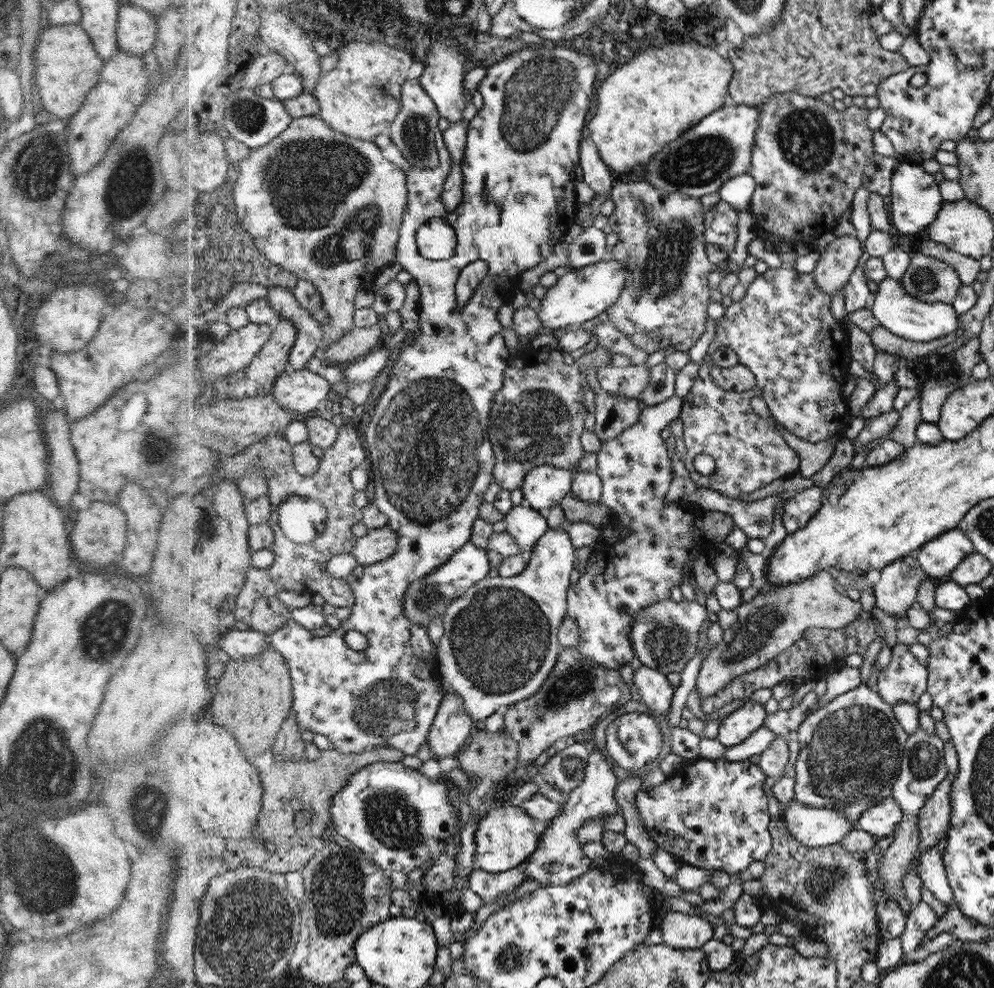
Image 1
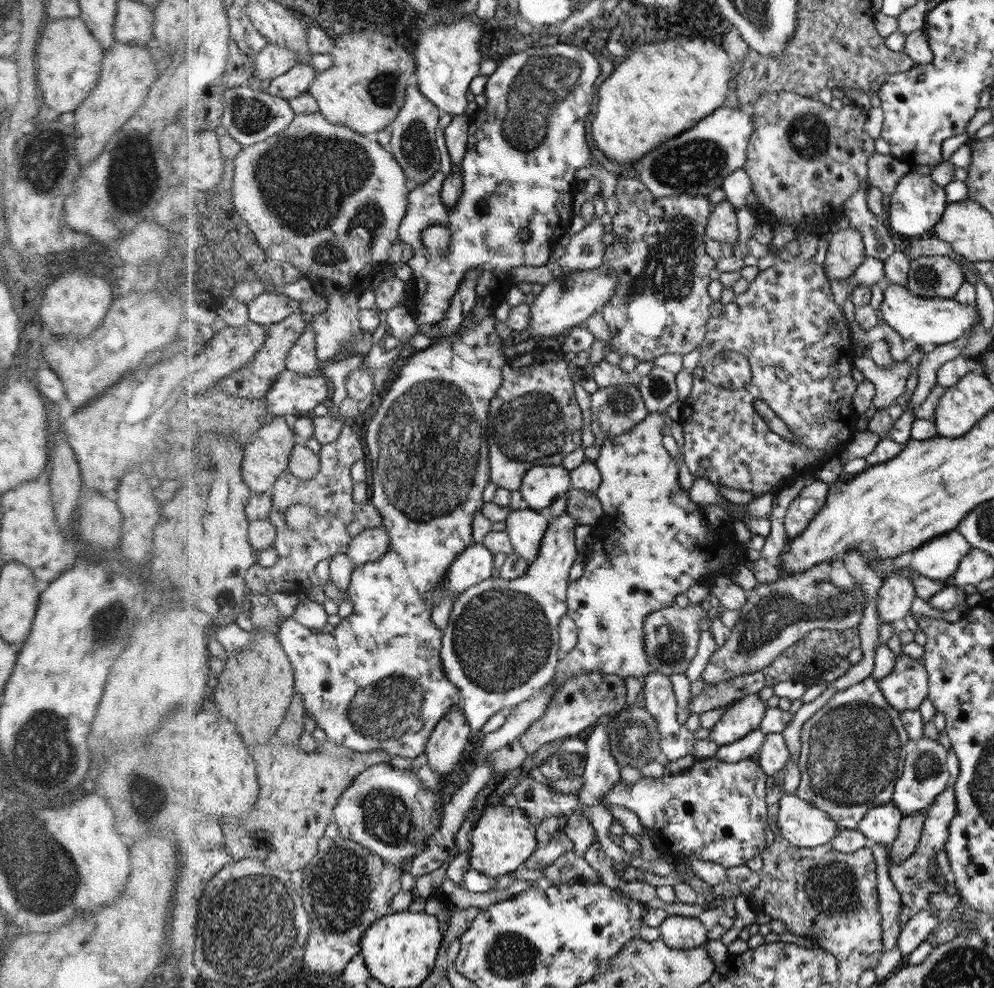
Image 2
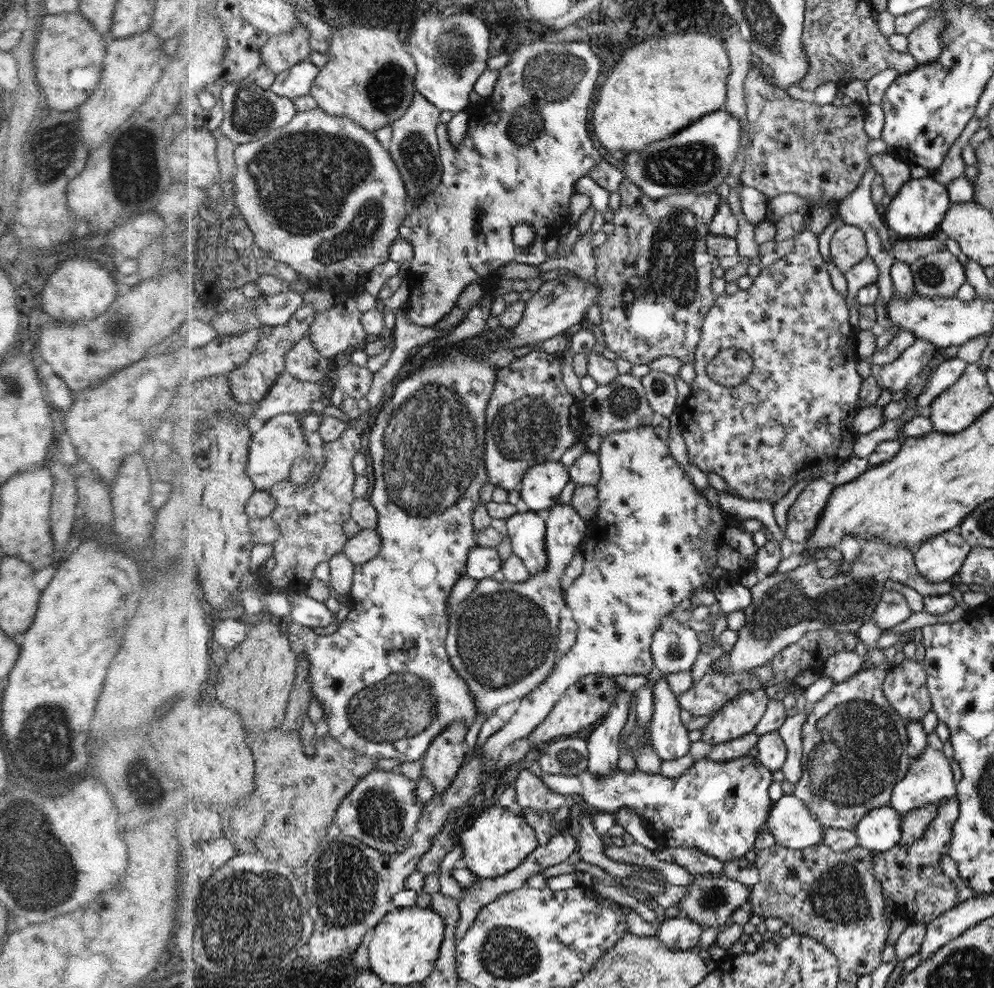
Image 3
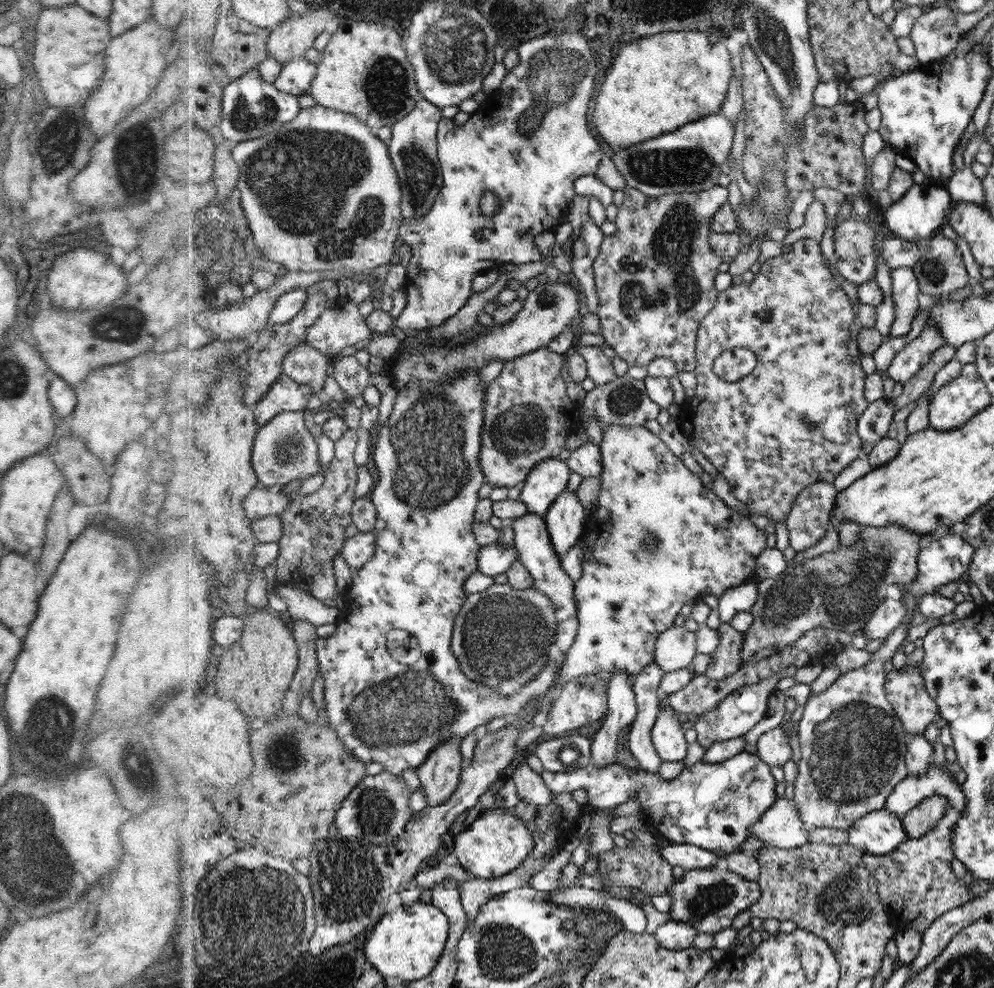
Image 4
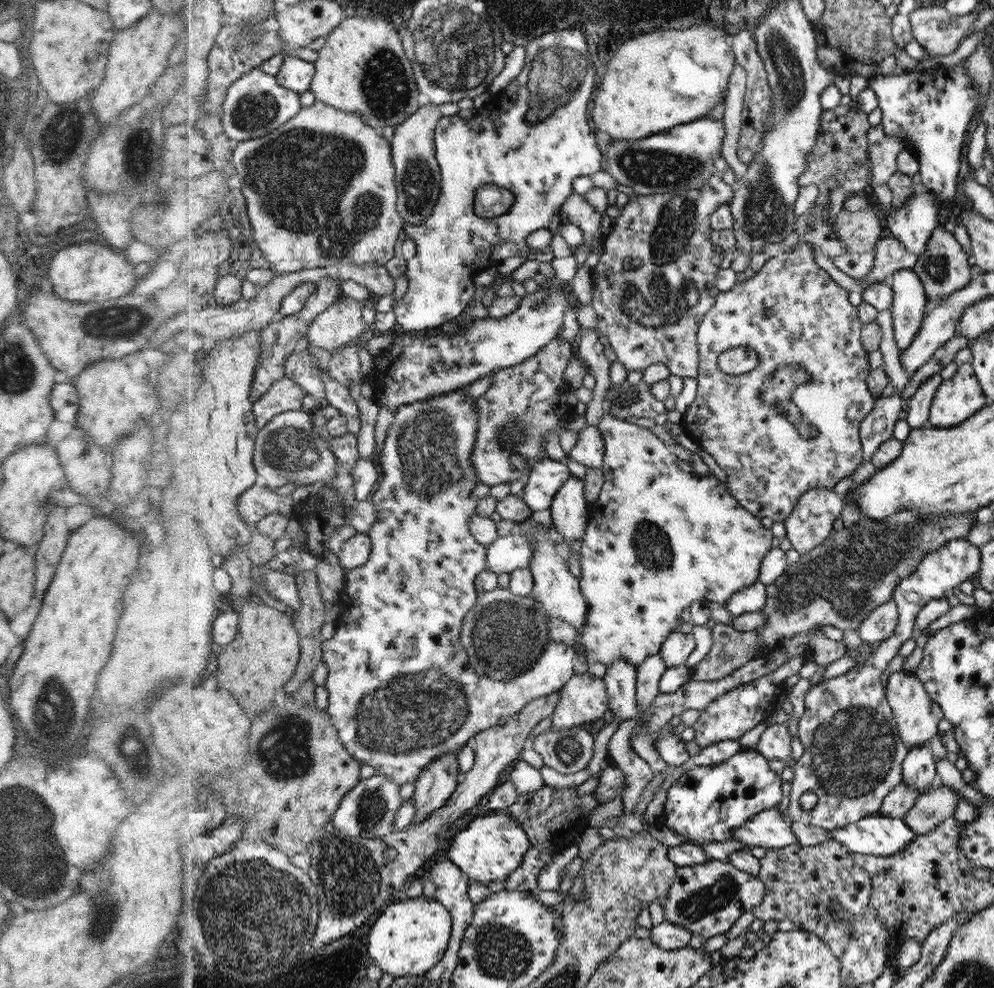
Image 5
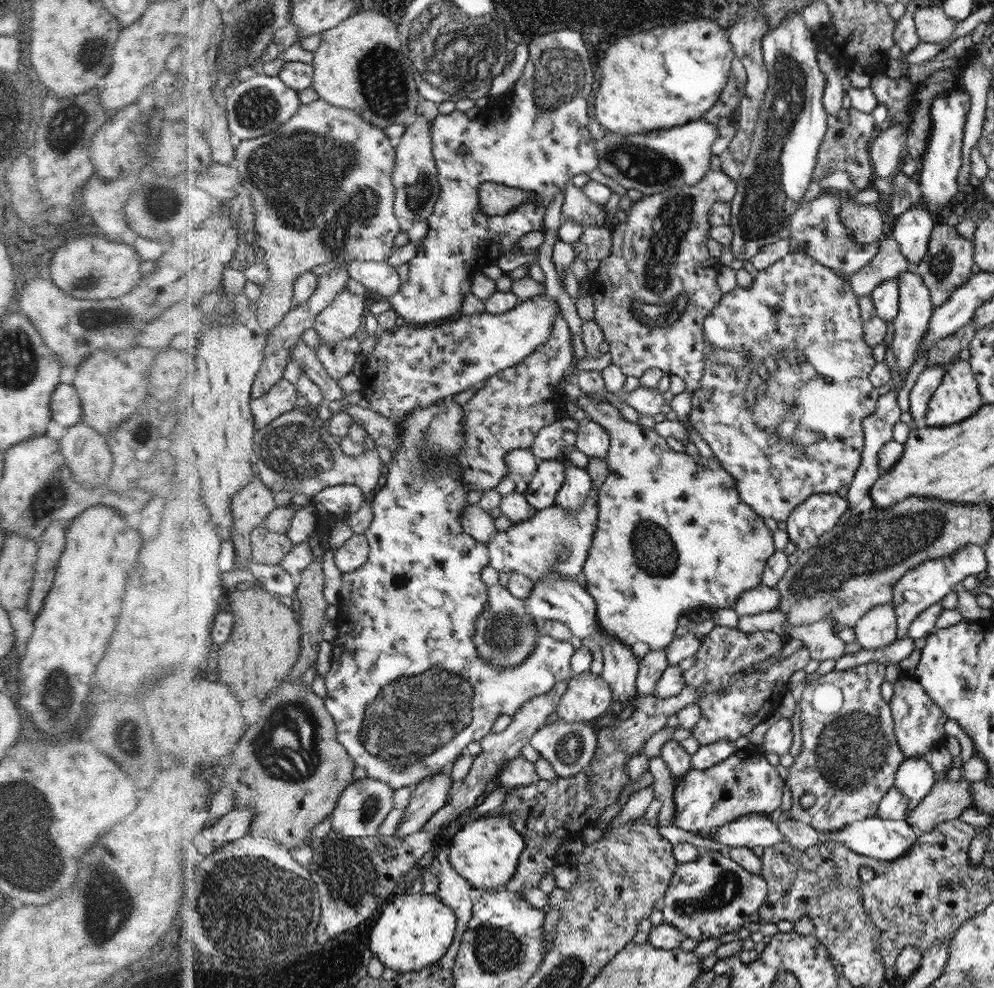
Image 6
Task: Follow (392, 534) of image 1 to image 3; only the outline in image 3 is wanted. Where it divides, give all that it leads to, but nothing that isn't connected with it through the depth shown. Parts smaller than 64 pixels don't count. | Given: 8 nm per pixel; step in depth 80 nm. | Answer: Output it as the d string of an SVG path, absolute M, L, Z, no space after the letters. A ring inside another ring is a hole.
M363 529L349 539L344 552L359 567L380 556L383 551L383 534L378 529Z

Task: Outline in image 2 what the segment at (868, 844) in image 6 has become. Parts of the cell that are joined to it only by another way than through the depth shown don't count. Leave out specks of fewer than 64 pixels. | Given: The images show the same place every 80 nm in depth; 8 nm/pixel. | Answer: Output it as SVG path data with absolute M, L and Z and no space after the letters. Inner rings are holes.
M893 801L880 807L872 808L862 820L858 831L868 840L870 845L882 844L890 848L898 838L899 825L903 820L902 813Z

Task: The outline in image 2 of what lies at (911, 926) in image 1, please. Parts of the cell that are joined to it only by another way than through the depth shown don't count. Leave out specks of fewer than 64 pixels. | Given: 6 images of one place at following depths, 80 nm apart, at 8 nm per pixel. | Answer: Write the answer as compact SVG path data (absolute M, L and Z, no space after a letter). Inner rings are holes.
M920 911L910 917L897 938L897 948L904 959L930 938L939 921L939 916L928 911Z

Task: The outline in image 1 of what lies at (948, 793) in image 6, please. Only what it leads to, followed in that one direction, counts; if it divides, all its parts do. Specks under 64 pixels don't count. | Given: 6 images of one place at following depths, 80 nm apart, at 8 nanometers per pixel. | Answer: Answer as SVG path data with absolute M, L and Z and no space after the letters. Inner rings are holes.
M917 818L907 822L900 822L894 834L894 841L882 858L879 858L879 880L884 885L884 893L888 898L895 900L905 915L911 911L912 904L906 898L902 879L919 846L919 827Z

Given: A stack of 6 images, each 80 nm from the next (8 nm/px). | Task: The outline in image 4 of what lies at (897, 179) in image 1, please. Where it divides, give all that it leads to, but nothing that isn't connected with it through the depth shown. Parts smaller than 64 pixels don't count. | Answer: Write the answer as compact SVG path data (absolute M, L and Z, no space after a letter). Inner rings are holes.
M925 180L922 184L914 183L902 199L882 210L880 218L899 239L926 243L945 224L951 201L946 187Z

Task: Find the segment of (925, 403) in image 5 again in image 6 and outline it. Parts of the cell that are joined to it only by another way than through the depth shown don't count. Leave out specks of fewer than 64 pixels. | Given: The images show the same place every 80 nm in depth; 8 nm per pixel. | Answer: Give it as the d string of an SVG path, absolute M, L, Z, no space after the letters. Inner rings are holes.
M944 364L934 365L934 367L926 366L918 380L916 380L910 392L910 412L915 425L923 425L926 409L928 409L928 401L931 400L932 395L934 395L938 385L946 375L946 371Z

